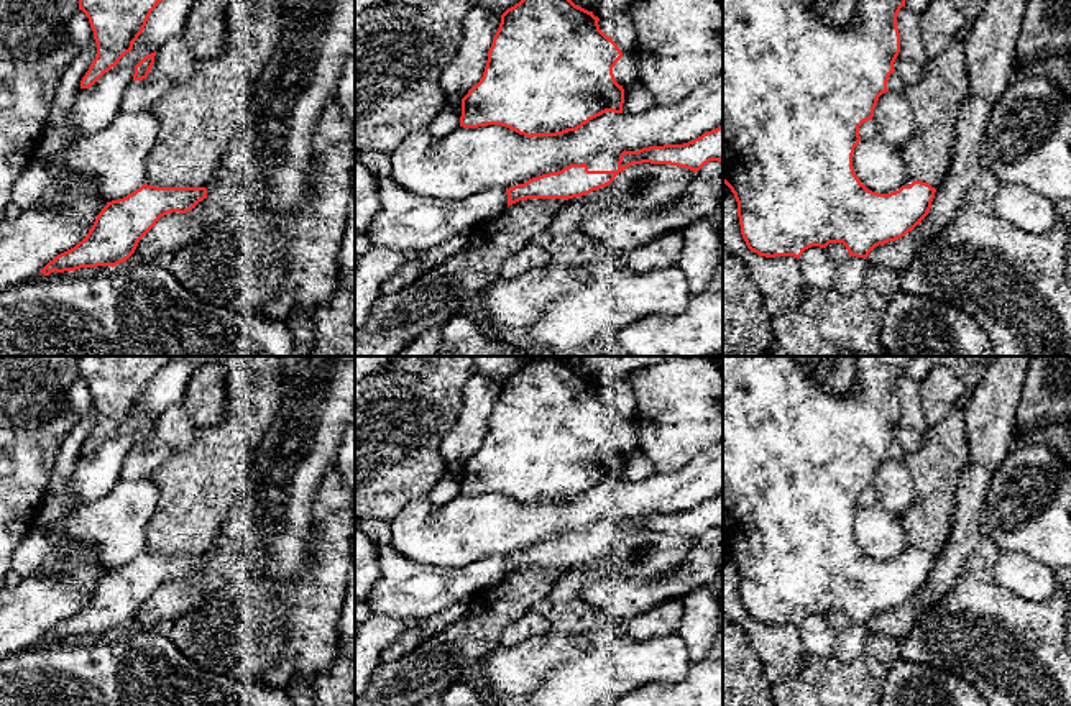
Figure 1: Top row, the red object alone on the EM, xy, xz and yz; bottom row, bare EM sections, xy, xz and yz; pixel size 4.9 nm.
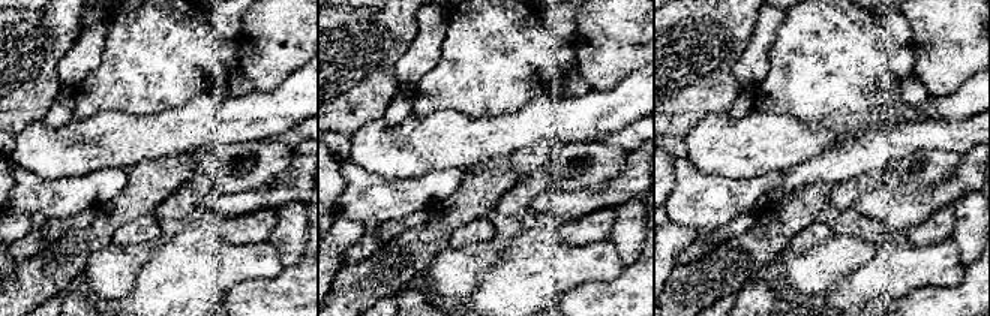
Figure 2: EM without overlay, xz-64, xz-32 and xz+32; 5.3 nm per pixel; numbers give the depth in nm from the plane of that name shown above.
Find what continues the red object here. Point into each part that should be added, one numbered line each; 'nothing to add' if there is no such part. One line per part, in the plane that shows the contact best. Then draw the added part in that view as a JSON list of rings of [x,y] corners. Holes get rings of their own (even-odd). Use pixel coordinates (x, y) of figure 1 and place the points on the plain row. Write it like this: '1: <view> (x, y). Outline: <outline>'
nothing to add

